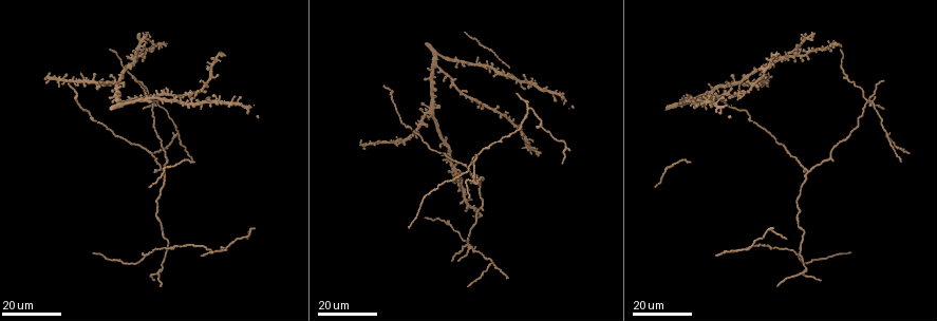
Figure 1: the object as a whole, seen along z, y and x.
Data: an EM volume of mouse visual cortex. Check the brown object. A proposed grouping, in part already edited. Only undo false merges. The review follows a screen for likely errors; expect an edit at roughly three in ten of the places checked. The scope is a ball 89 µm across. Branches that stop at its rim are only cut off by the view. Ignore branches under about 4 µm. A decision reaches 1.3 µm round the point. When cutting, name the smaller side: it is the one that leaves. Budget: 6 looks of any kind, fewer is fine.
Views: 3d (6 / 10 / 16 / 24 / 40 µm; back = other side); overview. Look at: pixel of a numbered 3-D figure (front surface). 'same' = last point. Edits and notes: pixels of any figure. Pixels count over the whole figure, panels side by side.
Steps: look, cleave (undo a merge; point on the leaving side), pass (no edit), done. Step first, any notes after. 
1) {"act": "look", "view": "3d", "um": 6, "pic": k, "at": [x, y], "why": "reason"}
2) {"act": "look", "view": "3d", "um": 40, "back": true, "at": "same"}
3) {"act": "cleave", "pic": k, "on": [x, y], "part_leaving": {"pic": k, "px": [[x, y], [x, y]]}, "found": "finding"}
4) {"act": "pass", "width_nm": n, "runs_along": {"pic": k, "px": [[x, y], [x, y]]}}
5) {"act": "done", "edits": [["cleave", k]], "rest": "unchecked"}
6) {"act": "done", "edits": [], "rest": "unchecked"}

{"act": "look", "view": "3d", "um": 24, "pic": 1, "at": [866, 100], "why": "four or more arms meet"}

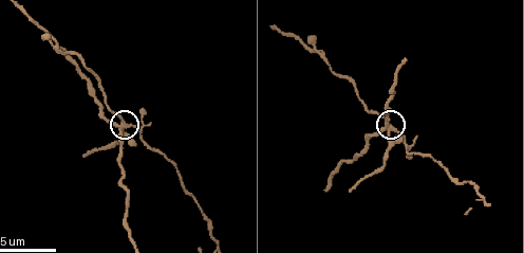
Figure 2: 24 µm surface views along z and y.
{"act": "look", "view": "3d", "um": 6, "pic": 2, "at": [126, 124]}

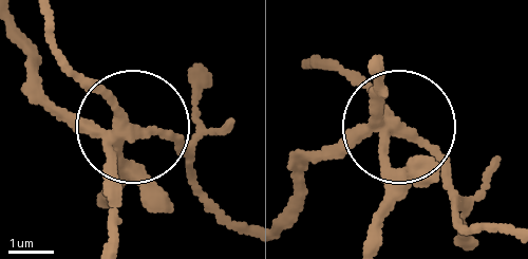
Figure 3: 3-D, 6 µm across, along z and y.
{"act": "cleave", "pic": 3, "on": [132, 182], "side_arm_um": 29, "part_leaving": {"pic": 3, "px": [[116, 140], [176, 147], [248, 223]]}, "found": "a second neuron is stuck on"}

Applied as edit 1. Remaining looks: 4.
{"act": "look", "view": "3d", "um": 16, "pic": 1, "at": [427, 113], "why": "three arms meet"}

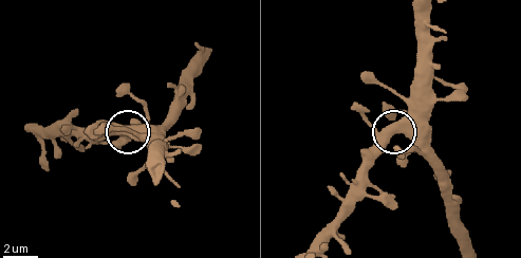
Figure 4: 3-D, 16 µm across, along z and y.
{"act": "look", "view": "3d", "um": 10, "pic": 4, "at": [402, 132]}

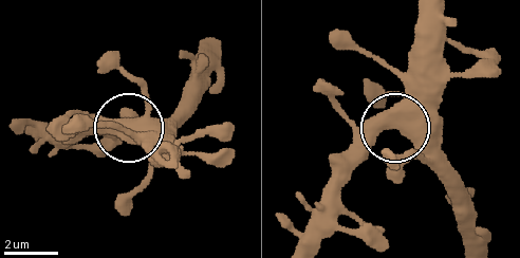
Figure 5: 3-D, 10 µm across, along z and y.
{"act": "pass", "arms": 3, "found": "continuous, no second neuron"}

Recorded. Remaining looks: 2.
{"act": "look", "view": "3d", "um": 16, "pic": 1, "at": [809, 173], "why": "arms part here"}

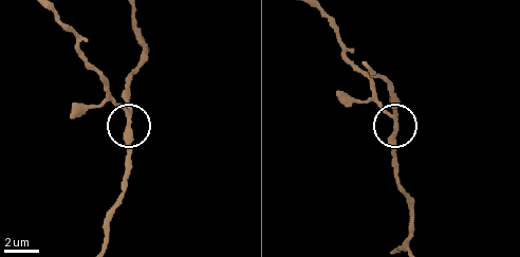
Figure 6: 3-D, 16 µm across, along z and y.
{"act": "look", "view": "3d", "um": 10, "pic": 6, "at": [130, 116]}

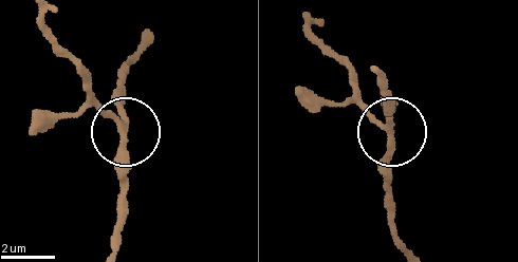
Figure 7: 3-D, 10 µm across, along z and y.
{"act": "pass", "side_arm_um": 48, "runs_along": {"pic": 7, "px": [[308, 19], [387, 130], [389, 195]]}, "found": "continuous, no second neuron"}

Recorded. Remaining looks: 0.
{"act": "done", "edits": [["cleave", 3]], "rest": "unchecked"}

